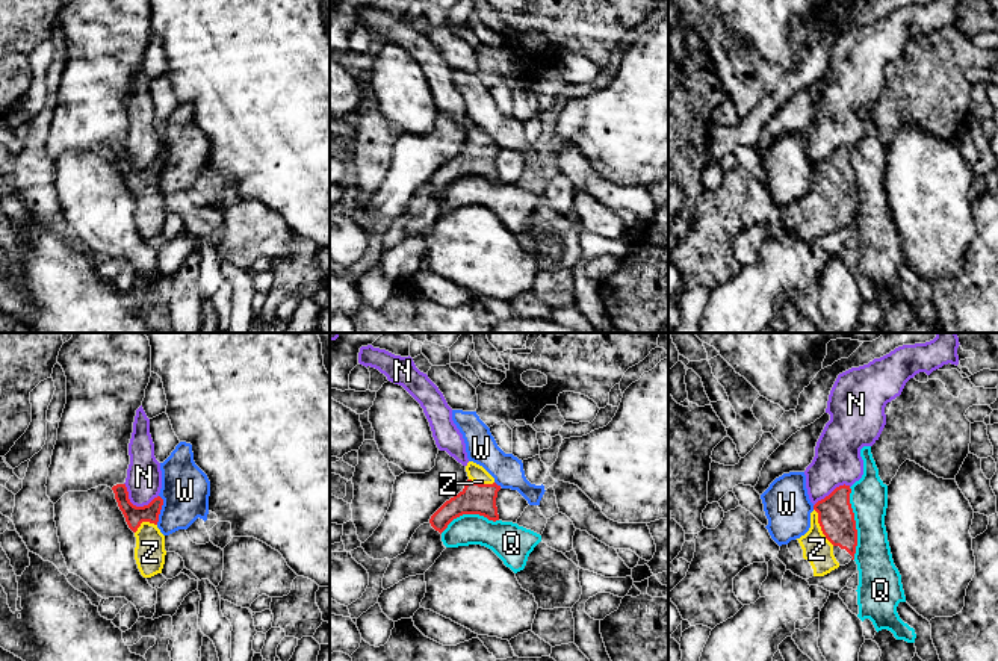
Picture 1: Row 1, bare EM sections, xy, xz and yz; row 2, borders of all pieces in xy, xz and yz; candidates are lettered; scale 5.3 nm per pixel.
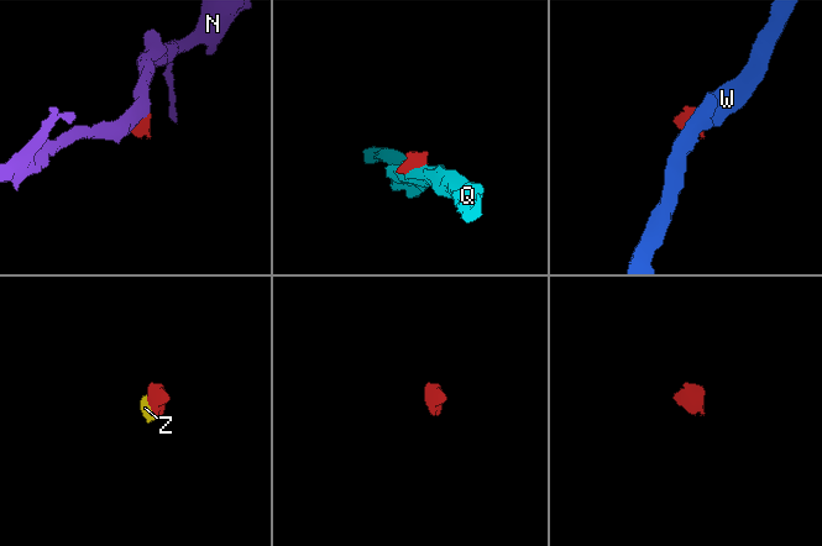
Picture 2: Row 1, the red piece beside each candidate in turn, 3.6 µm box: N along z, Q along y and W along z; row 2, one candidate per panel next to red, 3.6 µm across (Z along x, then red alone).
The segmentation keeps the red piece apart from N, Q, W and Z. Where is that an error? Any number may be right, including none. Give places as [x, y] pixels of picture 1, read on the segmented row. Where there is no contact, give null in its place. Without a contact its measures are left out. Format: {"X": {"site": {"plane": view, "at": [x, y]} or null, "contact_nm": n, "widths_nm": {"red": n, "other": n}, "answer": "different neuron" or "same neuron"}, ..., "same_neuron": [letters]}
{"N": {"site": {"plane": "xy", "at": [135, 505]}, "contact_nm": 200, "widths_nm": {"red": 100, "other": 190}, "answer": "different neuron"}, "Q": {"site": {"plane": "yz", "at": [855, 524]}, "contact_nm": 380, "widths_nm": {"red": 190, "other": 200}, "answer": "different neuron"}, "W": {"site": {"plane": "xy", "at": [161, 508]}, "contact_nm": 160, "widths_nm": {"red": 100, "other": 260}, "answer": "different neuron"}, "Z": {"site": {"plane": "yz", "at": [820, 525]}, "contact_nm": 220, "widths_nm": {"red": 190, "other": 160}, "answer": "same neuron"}, "same_neuron": ["Z"]}

